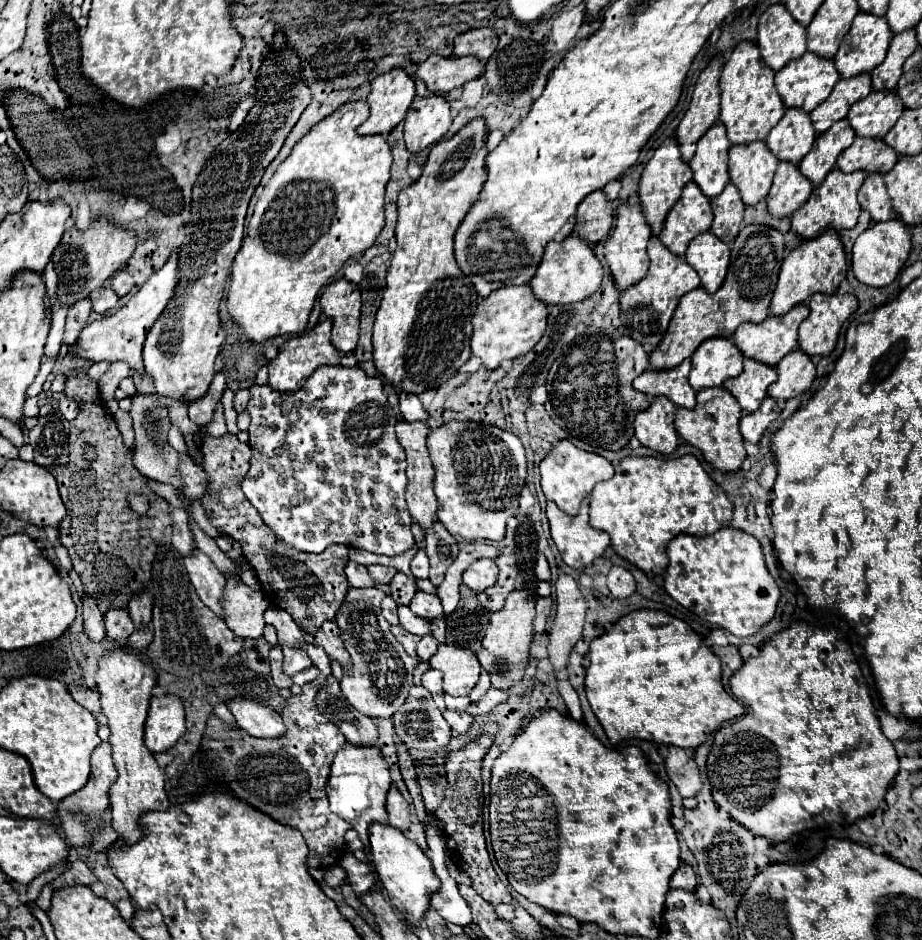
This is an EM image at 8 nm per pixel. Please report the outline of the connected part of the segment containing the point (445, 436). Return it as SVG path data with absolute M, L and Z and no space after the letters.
M452 420L430 432L428 450L436 468L434 492L440 502L438 520L458 540L468 540L468 542L476 542L484 538L502 540L508 518L514 516L514 512L518 510L518 494L526 478L526 454L520 438L496 426Z

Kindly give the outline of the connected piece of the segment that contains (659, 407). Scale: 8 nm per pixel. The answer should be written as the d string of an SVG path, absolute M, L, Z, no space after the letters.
M654 398L648 410L640 412L634 420L636 438L642 446L660 454L672 454L678 446L678 434L674 430L676 406L668 398Z

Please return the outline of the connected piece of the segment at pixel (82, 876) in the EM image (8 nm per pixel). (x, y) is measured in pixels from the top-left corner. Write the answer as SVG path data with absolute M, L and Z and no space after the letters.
M74 860L68 870L64 870L50 886L52 890L62 890L62 888L68 888L68 886L90 886L92 882L96 880L96 876L92 874L92 870L82 862L82 860Z

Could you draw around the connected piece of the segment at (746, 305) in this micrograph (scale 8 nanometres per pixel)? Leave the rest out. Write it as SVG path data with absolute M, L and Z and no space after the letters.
M744 226L738 238L732 242L732 258L724 284L716 294L696 288L680 300L674 310L670 328L664 334L664 340L648 356L652 370L674 368L682 360L690 358L694 350L708 338L732 338L736 328L744 322L760 324L770 314L770 300L778 280L778 272L784 260L784 236L768 226Z

